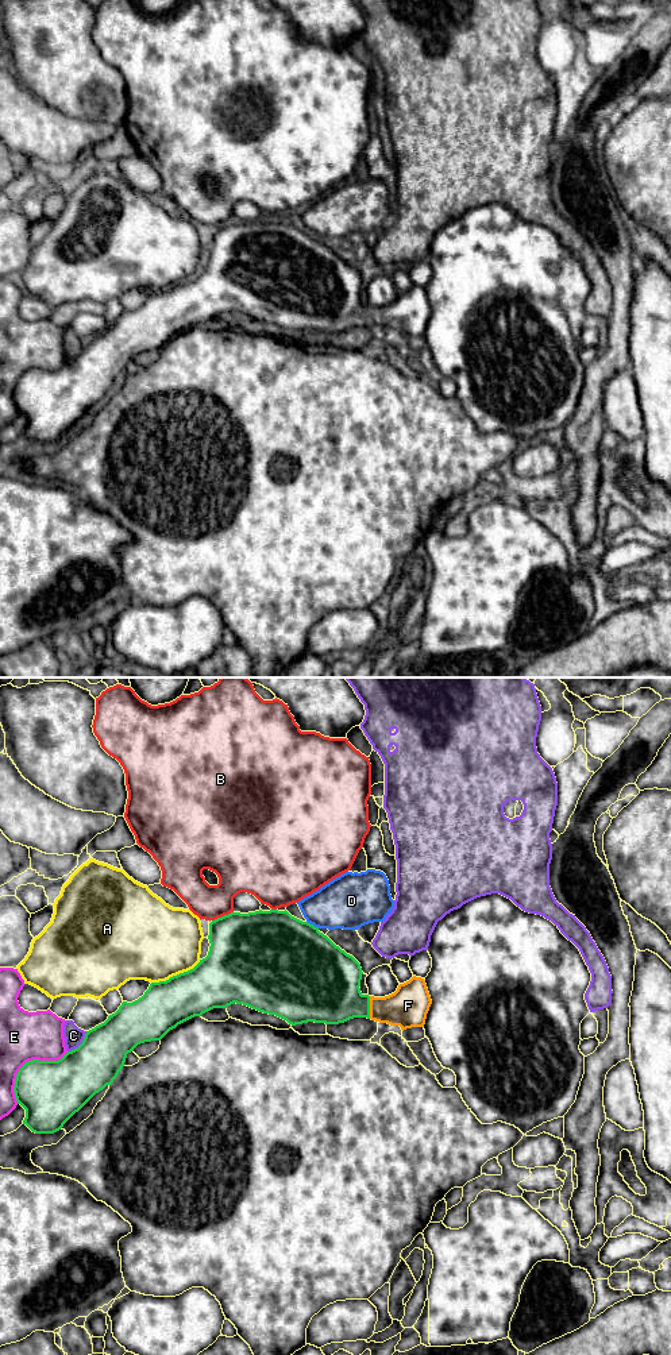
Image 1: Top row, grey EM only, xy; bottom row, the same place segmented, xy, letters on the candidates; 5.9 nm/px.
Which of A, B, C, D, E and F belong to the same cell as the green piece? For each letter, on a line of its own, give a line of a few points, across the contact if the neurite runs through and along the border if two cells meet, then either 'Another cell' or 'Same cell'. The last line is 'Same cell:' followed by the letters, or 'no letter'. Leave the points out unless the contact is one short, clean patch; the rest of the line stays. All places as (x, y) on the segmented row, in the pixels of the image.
A: Another cell
B: Another cell
C: Another cell
D: Line: xy (307, 921), (319, 927). Another cell
E: Another cell
F: Line: xy (330, 992), (338, 999), (369, 1007), (408, 1006). Same cell
Same cell: F

